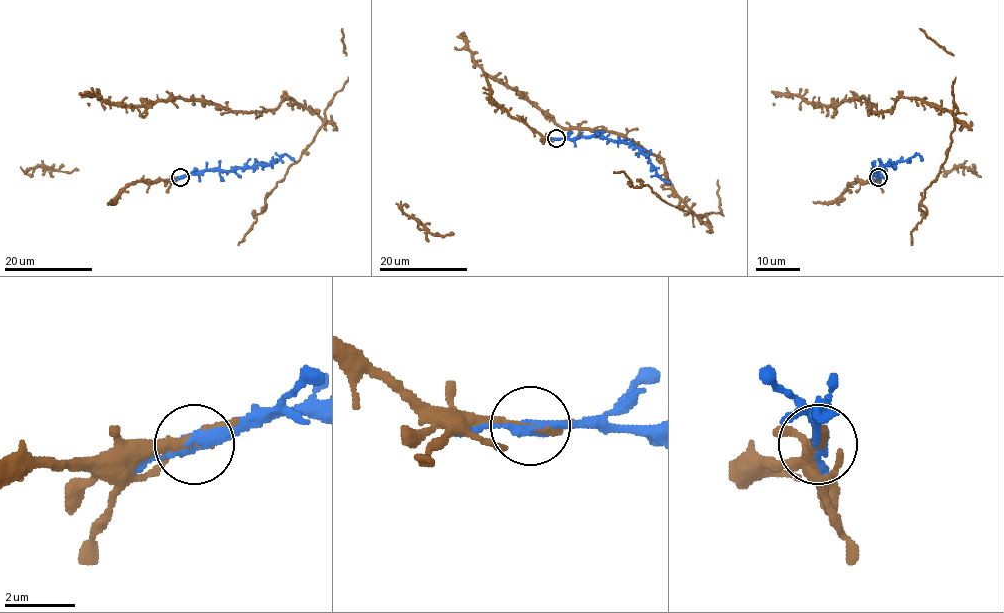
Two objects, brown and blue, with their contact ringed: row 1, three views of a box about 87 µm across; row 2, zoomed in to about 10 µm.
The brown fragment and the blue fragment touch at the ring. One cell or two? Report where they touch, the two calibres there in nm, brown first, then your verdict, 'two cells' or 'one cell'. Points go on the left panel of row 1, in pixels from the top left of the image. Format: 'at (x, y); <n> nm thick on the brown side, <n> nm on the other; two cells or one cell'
at (180, 177); 240 nm thick on the brown side, 320 nm on the other; one cell

